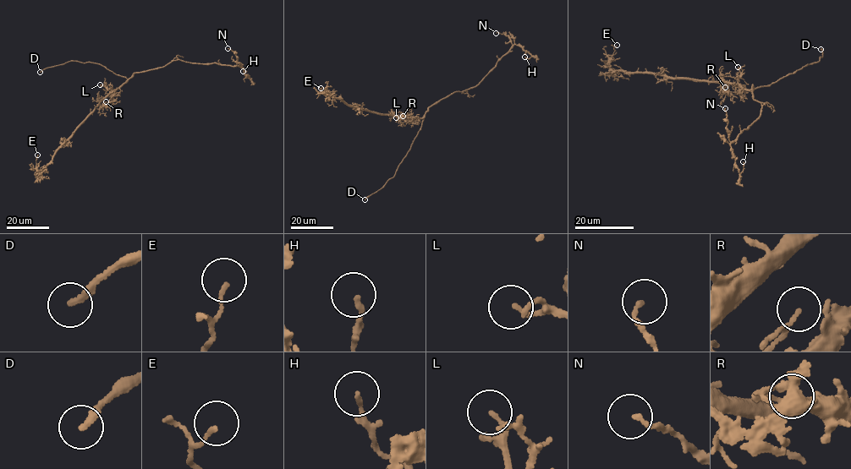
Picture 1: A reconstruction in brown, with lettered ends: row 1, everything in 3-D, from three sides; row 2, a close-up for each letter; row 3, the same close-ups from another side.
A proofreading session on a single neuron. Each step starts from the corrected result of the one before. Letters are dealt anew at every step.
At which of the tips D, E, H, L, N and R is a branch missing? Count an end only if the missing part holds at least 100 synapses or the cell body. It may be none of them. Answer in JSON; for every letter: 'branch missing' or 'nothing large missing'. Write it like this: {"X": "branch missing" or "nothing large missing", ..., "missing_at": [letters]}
{"D": "branch missing", "E": "nothing large missing", "H": "nothing large missing", "L": "nothing large missing", "N": "nothing large missing", "R": "nothing large missing", "missing_at": ["D"]}

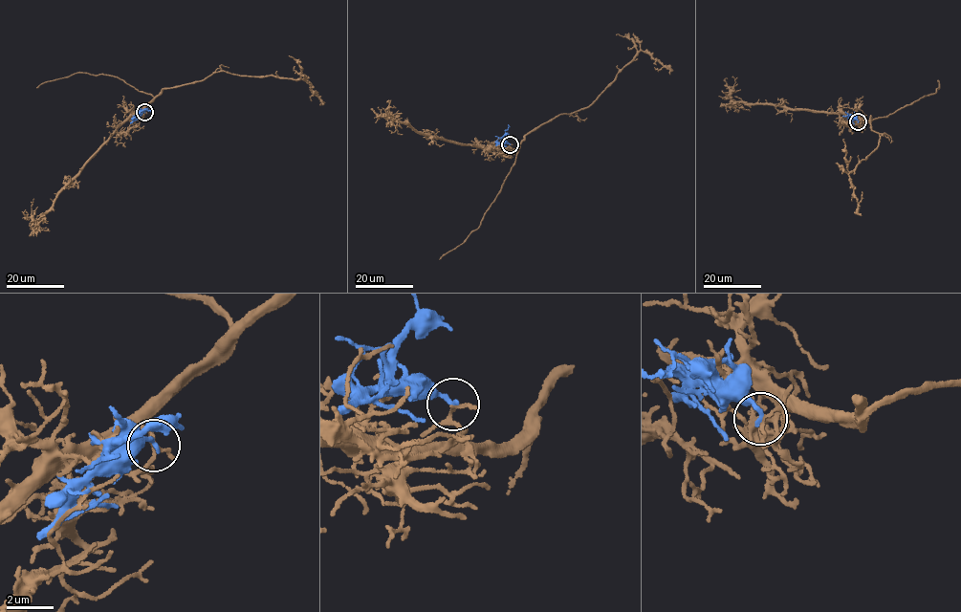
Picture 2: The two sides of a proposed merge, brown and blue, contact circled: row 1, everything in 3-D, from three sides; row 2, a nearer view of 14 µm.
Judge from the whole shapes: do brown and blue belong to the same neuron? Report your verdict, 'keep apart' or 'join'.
keep apart

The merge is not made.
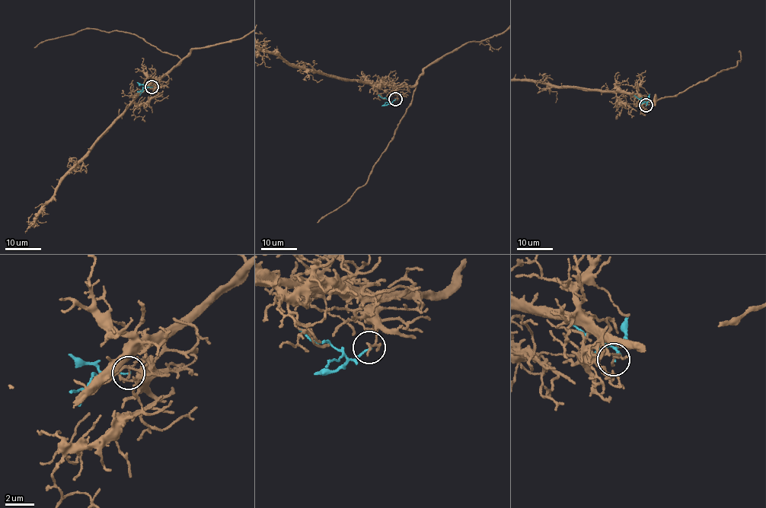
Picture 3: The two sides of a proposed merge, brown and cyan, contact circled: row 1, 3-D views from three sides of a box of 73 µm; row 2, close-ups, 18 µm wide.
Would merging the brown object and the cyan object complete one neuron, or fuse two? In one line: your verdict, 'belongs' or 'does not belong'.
does not belong

